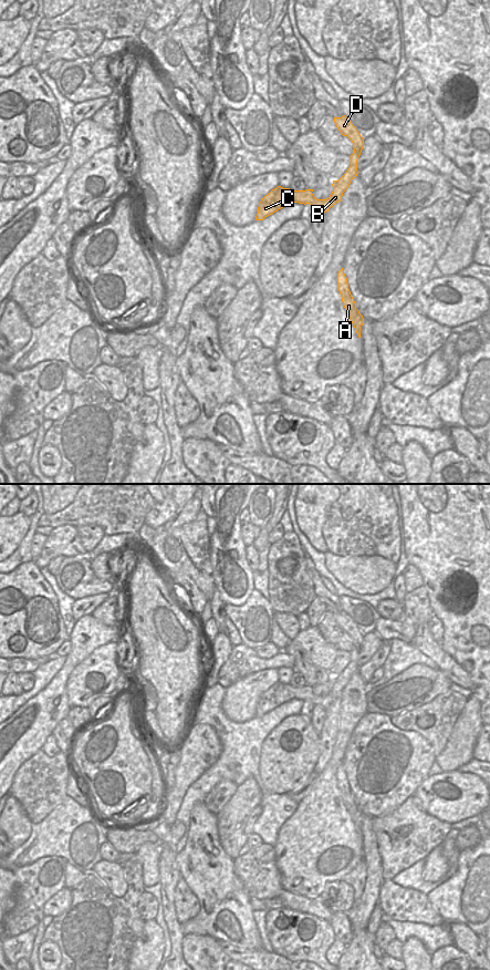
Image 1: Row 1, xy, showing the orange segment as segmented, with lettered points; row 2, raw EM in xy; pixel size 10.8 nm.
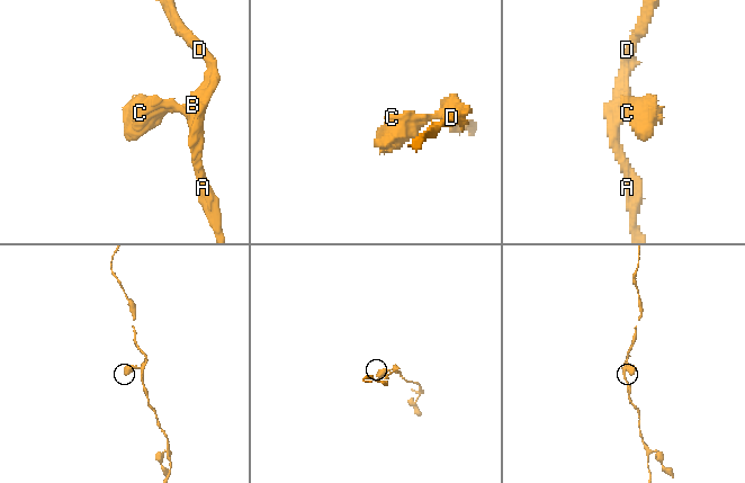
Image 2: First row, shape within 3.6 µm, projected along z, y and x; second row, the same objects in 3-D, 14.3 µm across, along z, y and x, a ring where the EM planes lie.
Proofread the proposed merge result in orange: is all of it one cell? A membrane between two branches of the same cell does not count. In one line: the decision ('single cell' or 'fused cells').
single cell

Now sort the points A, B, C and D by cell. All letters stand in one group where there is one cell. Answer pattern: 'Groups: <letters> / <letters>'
Groups: A B C D.

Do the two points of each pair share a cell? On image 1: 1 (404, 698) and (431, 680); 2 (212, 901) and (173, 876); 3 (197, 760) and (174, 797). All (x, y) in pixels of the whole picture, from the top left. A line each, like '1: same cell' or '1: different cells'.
1: same cell
2: different cells
3: same cell

